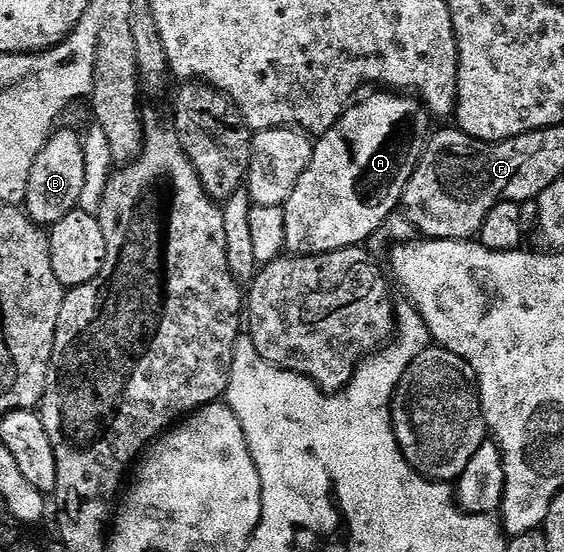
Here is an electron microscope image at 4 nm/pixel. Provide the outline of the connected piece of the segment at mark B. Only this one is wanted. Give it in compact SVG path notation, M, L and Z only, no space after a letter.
M53 130L43 149L38 153L30 173L28 184L24 189L22 200L23 210L29 219L40 224L45 229L50 229L66 213L77 210L82 197L83 182L86 180L86 163L83 161L84 146L79 134L72 131Z

